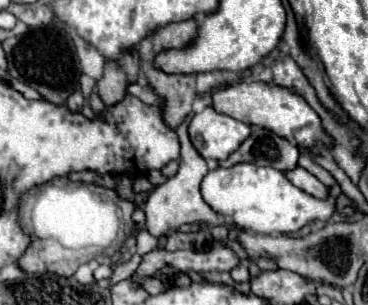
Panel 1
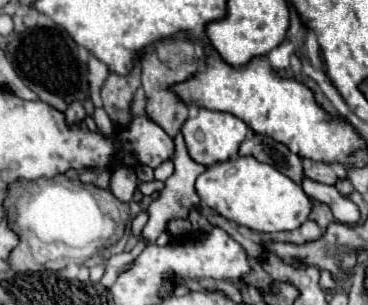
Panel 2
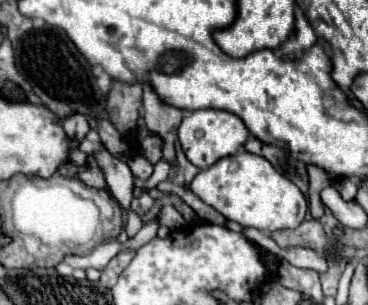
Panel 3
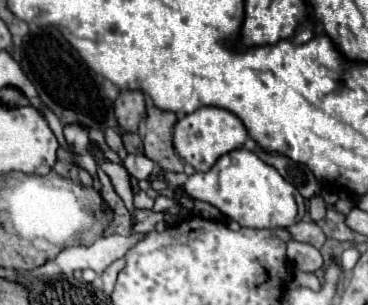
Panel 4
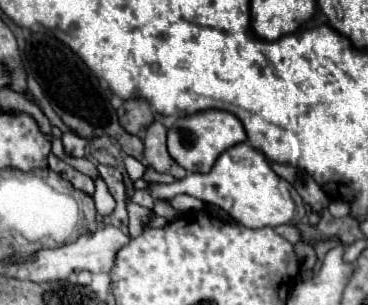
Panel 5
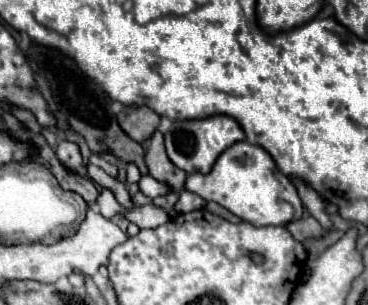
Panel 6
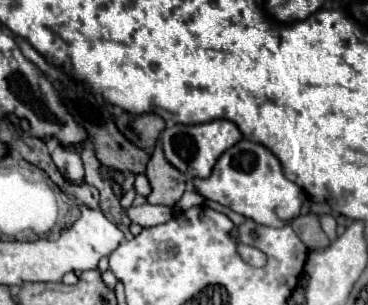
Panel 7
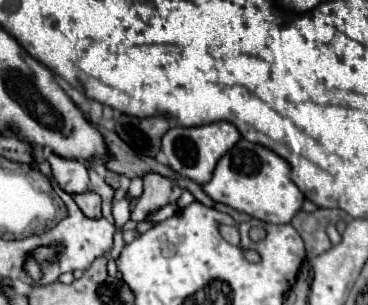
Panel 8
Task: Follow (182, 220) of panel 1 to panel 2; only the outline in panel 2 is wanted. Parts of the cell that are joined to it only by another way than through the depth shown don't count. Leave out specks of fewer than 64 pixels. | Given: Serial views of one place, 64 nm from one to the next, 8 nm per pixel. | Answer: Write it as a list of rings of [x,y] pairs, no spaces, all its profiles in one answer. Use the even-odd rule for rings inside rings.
[[[182,132],[176,134],[174,138],[176,152],[174,152],[174,174],[164,182],[162,192],[158,192],[158,198],[152,198],[148,206],[148,224],[142,230],[142,236],[146,236],[150,242],[156,242],[156,238],[168,230],[168,222],[172,220],[186,220],[190,210],[202,210],[200,196],[196,192],[196,178],[206,170],[204,164],[196,164],[192,156],[188,156],[188,148],[184,148],[184,136]]]

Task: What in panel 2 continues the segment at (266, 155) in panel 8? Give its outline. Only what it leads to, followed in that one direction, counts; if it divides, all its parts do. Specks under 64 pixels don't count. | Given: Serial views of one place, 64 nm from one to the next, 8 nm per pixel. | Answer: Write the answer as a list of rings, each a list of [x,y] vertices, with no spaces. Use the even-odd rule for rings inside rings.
[[[250,156],[232,158],[228,162],[210,166],[196,180],[196,192],[200,200],[216,214],[254,232],[296,230],[308,220],[312,212],[312,200],[296,182],[288,180],[288,176],[284,176],[270,164],[262,164]]]

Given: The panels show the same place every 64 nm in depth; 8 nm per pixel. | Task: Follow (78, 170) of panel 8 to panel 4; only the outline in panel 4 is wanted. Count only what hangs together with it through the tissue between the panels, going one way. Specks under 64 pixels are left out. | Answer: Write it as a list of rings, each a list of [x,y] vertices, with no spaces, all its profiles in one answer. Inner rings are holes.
[[[66,124],[64,136],[66,136],[68,144],[72,144],[76,148],[76,152],[86,152],[88,140],[90,140],[86,128],[80,128],[80,124]]]

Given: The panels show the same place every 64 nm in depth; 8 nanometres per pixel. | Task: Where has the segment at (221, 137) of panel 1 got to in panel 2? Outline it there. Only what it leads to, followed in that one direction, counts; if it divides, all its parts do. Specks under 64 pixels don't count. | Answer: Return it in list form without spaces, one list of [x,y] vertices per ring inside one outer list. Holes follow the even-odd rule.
[[[200,108],[196,118],[188,118],[182,126],[182,134],[188,146],[190,156],[206,166],[218,164],[218,162],[226,162],[230,158],[234,158],[238,154],[240,144],[246,140],[250,128],[236,116],[230,116],[226,112],[214,112],[208,108]]]

